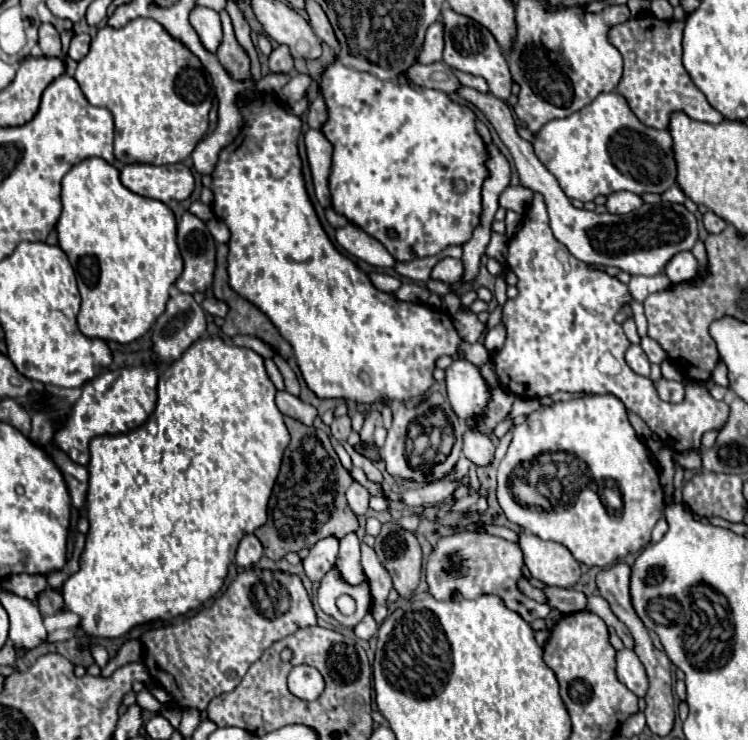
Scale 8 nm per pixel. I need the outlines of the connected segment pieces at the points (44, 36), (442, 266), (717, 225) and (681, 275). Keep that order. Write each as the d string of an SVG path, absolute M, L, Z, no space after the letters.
M43 23L39 27L39 47L47 57L61 57L61 39L59 31L51 23Z
M453 257L441 259L431 271L431 279L443 281L443 283L457 283L461 281L461 277L463 277L463 263Z
M707 211L705 215L703 215L703 223L705 223L705 229L709 231L709 233L721 233L723 229L725 229L725 221L721 219L721 217L717 217L713 211Z
M677 253L665 269L667 277L671 279L671 283L683 283L683 281L691 281L697 275L697 259L693 257L693 253Z

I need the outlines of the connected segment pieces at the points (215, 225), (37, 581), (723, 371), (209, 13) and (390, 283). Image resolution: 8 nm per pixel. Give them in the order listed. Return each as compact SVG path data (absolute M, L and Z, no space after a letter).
M211 219L211 221L207 221L207 227L209 227L209 231L211 231L211 235L217 243L227 243L229 241L229 229L223 221Z
M19 573L3 579L3 587L19 597L35 601L35 597L47 587L47 581L43 575L29 575L29 573Z
M719 361L712 373L712 379L714 379L715 384L728 387L729 379L727 372L726 365L722 361Z
M197 5L191 11L189 21L191 21L193 29L197 31L197 35L201 37L205 49L217 51L217 47L221 43L221 19L219 19L219 13L209 9L209 7Z
M369 273L369 279L371 283L379 289L379 291L387 291L387 293L393 293L401 287L401 281L391 277L391 275L383 275L383 273Z

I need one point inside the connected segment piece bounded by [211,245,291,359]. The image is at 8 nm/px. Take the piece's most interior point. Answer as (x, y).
(243, 317)

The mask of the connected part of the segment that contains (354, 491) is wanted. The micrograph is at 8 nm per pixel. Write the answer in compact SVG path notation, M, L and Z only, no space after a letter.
M353 481L351 487L347 489L347 501L349 501L349 507L353 509L353 513L357 513L357 515L369 511L369 491L357 481Z

